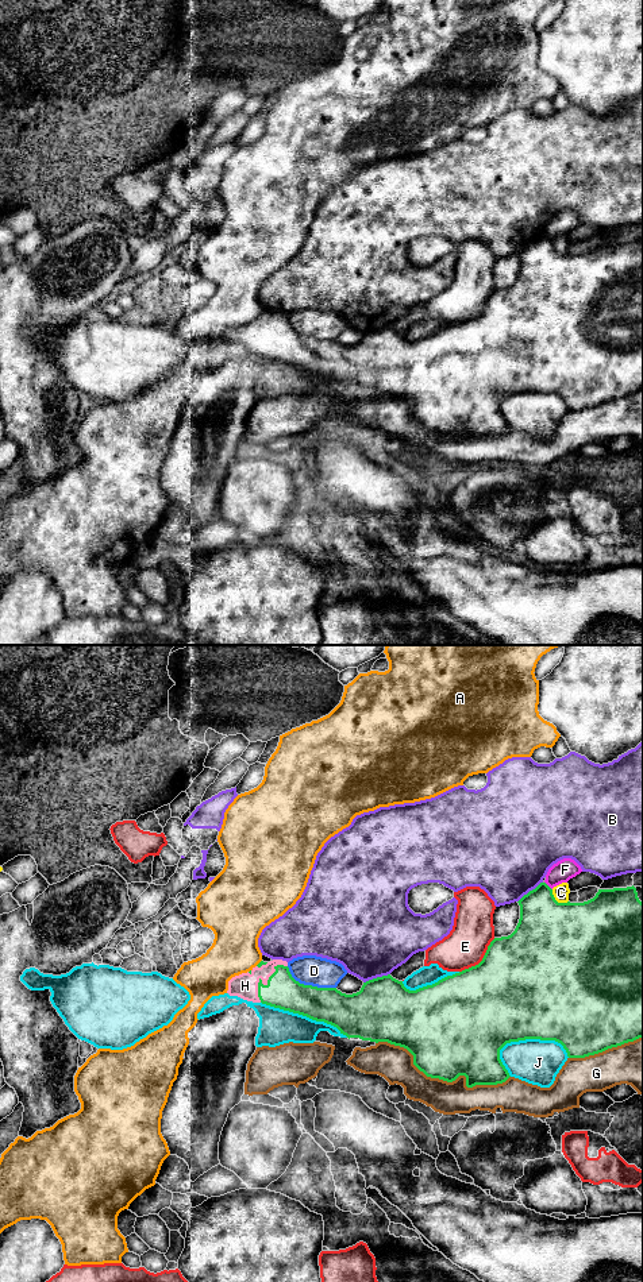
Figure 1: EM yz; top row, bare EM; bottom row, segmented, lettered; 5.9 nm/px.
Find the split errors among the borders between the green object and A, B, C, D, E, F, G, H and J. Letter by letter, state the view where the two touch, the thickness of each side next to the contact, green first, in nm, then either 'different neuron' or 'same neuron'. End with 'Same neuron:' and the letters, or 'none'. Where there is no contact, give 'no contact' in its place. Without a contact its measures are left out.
A: meets green in yz; 20 nm thick on the green side, 280 nm on the other; different neuron
B: meets green in yz; 380 nm thick on the green side, 480 nm on the other; different neuron
C: meets green in yz; 480 nm thick on the green side, 100 nm on the other; different neuron
D: meets green in yz; 200 nm thick on the green side, 180 nm on the other; different neuron
E: meets green in yz; 500 nm thick on the green side, 240 nm on the other; different neuron
F: meets green in yz; 340 nm thick on the green side, 130 nm on the other; different neuron
G: meets green in yz; 460 nm thick on the green side, 190 nm on the other; different neuron
H: meets green in yz; 200 nm thick on the green side, 150 nm on the other; same neuron
J: meets green in yz; 500 nm thick on the green side, 260 nm on the other; different neuron
Same neuron: H

